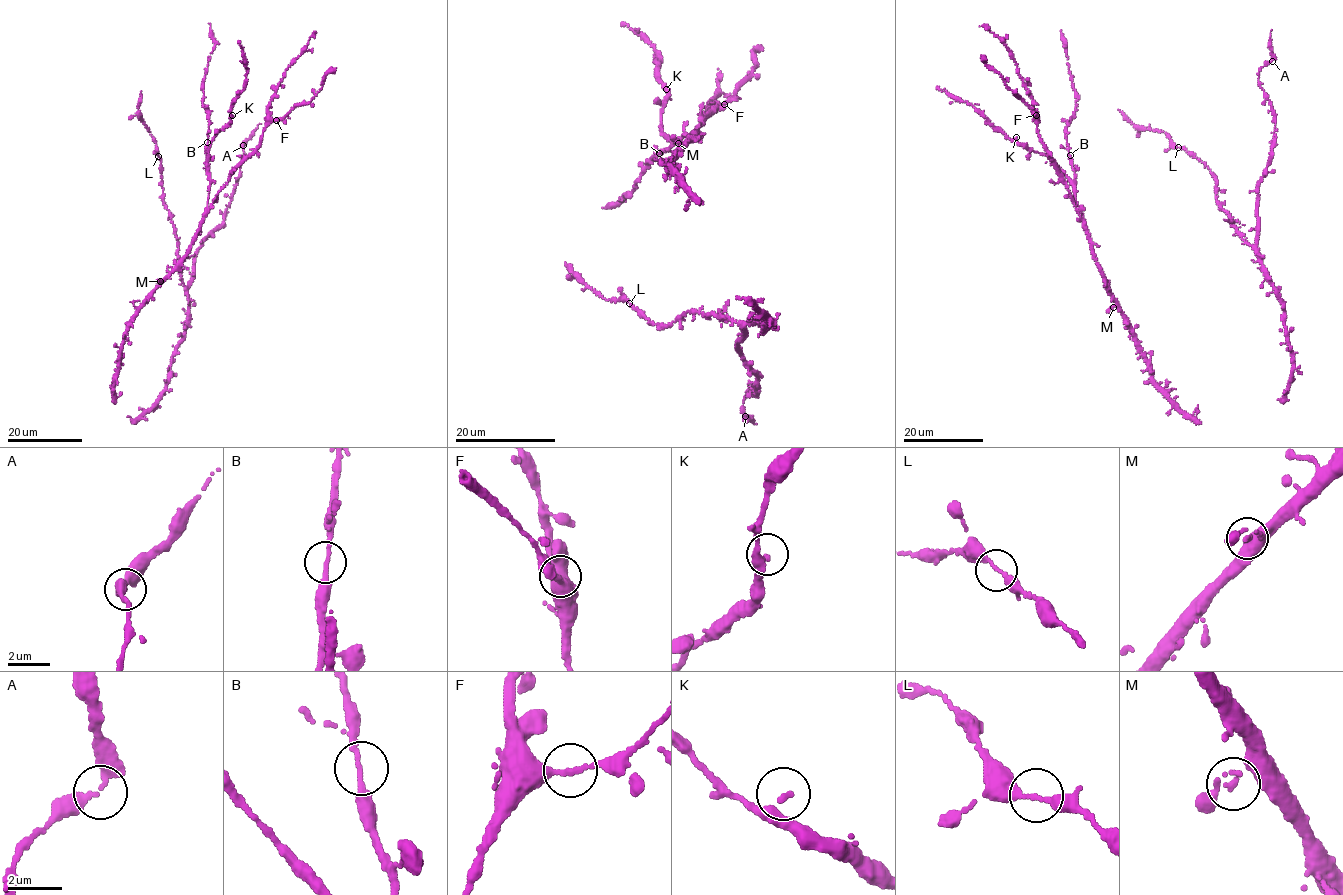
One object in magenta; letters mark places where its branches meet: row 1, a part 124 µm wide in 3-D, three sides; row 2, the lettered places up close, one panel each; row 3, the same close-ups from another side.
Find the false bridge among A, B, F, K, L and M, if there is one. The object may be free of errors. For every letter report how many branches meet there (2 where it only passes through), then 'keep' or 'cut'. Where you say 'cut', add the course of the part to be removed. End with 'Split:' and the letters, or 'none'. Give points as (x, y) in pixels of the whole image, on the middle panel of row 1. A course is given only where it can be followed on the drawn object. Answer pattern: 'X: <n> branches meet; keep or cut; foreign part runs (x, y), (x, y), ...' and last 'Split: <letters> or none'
A: 2 branches meet; keep
B: 2 branches meet; keep
F: 2 branches meet; keep
K: 2 branches meet; keep
L: 2 branches meet; keep
M: 2 branches meet; keep
Split: none

